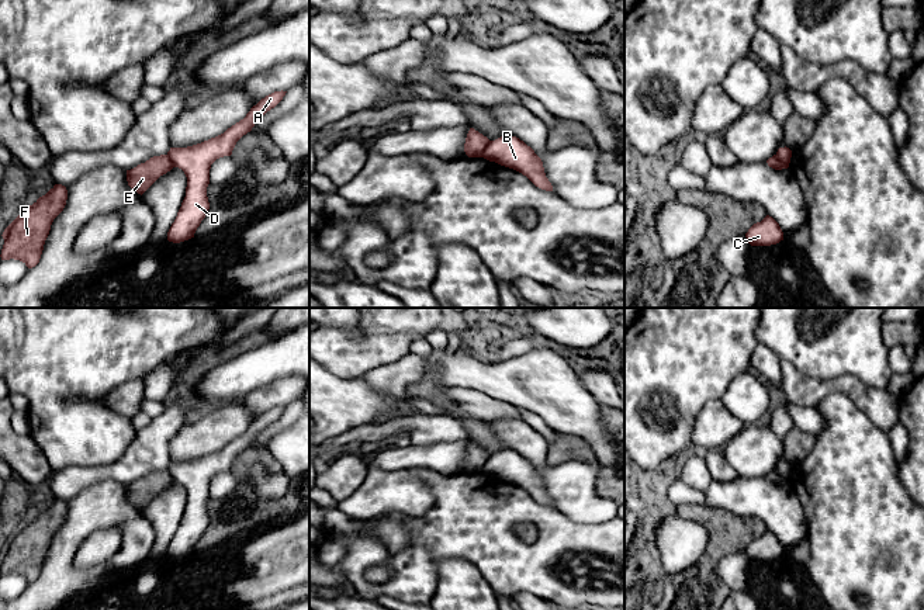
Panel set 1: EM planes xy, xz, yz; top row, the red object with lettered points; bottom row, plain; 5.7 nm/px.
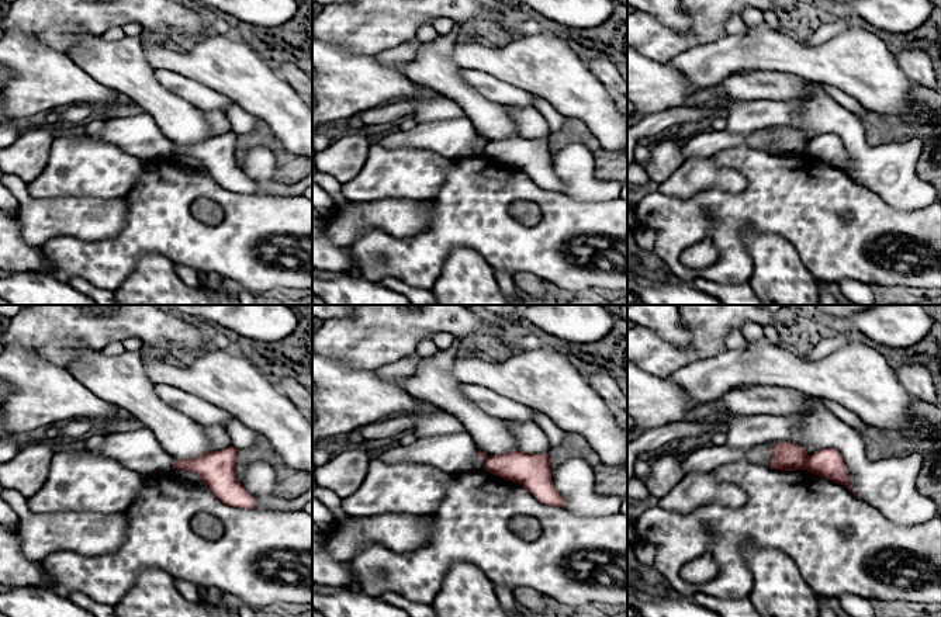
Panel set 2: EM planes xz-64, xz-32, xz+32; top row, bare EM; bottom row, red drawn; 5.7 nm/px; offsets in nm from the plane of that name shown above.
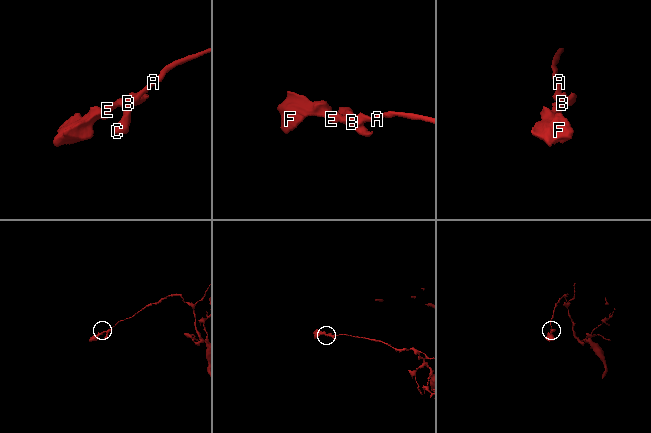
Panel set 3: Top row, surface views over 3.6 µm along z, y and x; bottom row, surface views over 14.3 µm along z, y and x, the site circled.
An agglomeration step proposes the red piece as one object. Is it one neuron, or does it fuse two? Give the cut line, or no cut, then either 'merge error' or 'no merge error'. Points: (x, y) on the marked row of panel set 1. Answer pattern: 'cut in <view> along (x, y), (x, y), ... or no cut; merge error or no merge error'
cut in xz along (491, 141), (480, 156); merge error

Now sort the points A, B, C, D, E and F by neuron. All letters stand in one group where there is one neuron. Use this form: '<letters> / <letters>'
A B C D / E F

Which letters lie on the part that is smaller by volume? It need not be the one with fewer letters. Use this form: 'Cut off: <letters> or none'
Cut off: E, F

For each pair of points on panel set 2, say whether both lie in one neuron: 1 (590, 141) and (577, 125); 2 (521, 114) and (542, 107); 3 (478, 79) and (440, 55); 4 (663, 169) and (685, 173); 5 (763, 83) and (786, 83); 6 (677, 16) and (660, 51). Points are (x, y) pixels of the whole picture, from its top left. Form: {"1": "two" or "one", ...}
{"1": "one", "2": "two", "3": "two", "4": "two", "5": "one", "6": "two"}

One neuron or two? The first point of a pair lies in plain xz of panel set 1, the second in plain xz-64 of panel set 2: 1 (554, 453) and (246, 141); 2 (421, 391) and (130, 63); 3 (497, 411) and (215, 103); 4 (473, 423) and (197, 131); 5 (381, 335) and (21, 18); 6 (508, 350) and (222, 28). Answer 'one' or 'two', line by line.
1: one
2: one
3: one
4: one
5: one
6: one

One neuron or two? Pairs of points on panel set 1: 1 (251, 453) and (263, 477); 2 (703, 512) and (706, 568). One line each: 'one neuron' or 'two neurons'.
1: two neurons
2: one neuron

